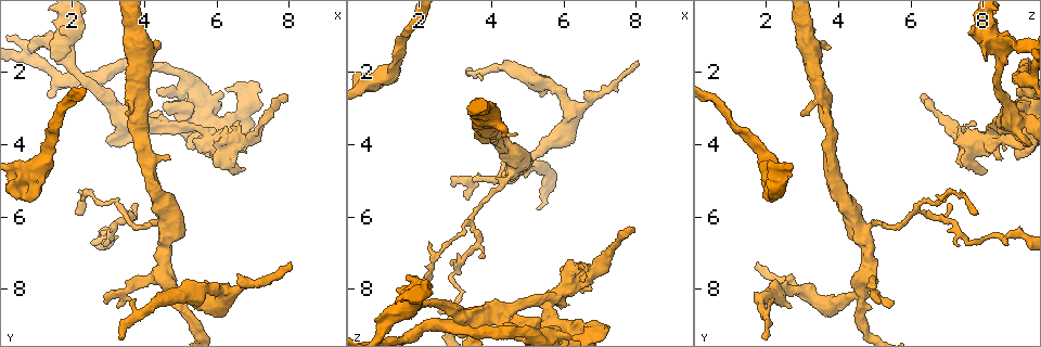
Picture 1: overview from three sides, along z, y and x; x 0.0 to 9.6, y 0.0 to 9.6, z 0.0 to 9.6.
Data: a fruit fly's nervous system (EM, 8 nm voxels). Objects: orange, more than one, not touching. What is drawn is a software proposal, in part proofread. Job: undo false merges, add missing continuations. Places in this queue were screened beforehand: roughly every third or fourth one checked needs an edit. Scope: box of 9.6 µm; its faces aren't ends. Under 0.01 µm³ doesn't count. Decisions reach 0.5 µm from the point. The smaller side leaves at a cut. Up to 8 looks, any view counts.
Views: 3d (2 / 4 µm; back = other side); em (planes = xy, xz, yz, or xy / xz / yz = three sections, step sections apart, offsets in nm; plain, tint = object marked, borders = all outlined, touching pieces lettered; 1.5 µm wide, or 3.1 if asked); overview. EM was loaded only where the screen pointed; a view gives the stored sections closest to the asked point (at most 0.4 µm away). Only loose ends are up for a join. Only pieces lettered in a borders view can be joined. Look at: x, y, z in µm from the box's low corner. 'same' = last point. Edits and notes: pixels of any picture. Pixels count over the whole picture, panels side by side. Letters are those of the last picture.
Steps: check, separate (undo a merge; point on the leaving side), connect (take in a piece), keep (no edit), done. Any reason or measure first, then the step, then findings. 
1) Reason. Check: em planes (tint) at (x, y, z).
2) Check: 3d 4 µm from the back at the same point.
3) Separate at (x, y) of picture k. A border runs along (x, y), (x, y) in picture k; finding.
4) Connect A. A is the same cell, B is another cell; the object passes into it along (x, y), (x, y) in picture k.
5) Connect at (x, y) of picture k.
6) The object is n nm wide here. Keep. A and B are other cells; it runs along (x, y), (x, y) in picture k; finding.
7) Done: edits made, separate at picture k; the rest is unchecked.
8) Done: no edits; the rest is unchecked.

Three arms meet. Check: 3d 4 µm at (4.60, 6.50, 4.75).

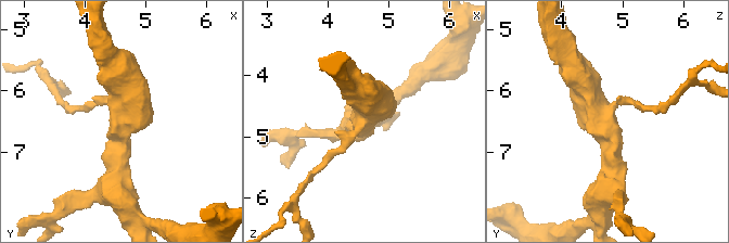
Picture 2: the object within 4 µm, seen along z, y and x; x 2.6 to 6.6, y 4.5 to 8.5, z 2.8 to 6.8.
Check: em 3.1 µm yz step 16 (tint) at (4.60, 6.45, 4.65).

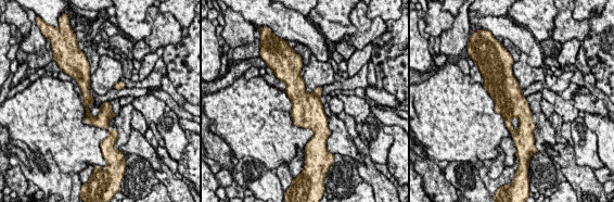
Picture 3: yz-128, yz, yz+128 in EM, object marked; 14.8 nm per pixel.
Another direction. Check: em 3.1 µm xy step 8 (borders) at the same point.

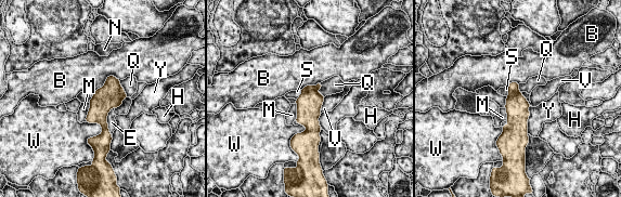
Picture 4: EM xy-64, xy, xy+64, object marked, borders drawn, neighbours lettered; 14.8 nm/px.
3 arms meet here. Keep. B, E, H, M, N, Q, S, V, W and Y are other cells; a border runs along (508, 88), (506, 95) in picture 4; one cell here.

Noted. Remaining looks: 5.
Thin end. Check: 3d 2 µm at (2.60, 6.80, 8.65).

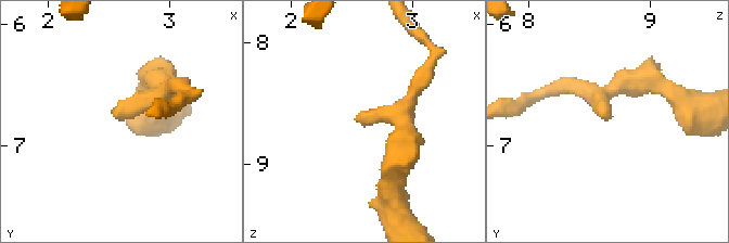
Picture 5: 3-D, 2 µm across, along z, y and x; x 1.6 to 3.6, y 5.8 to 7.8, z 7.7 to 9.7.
Check: em planes (borders) at (2.56, 6.76, 8.66).

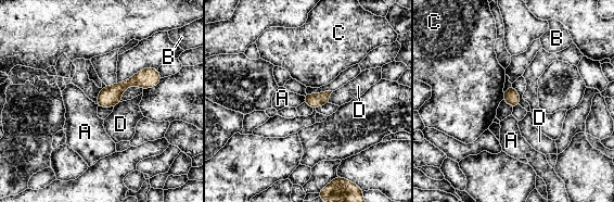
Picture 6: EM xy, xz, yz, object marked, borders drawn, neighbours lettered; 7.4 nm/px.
The object is 100 nm wide here. Keep. A, B, C and D are other cells; none of them fits.

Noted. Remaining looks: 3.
Four or more arms meet. Check: em planes (tint) at (3.40, 3.25, 8.75).

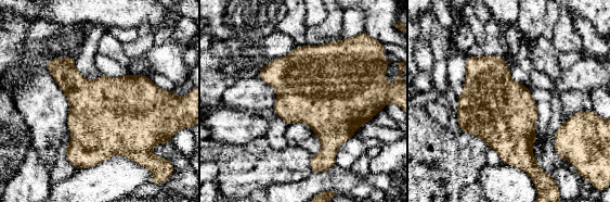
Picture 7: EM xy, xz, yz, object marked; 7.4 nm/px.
Check: em planes (borders) at the same point.

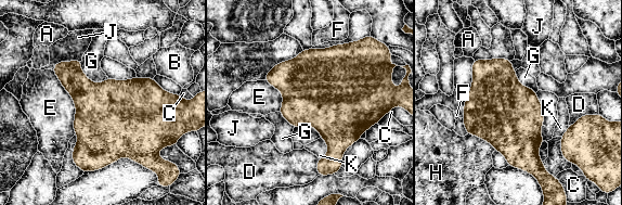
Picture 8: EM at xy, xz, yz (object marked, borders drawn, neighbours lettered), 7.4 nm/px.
Keep. A, B, C, D, E, F, G, H, J and K are other cells; a border runs along (467, 133), (484, 139), (495, 150) in picture 8; continuous, no second cell.

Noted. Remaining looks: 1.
Done: no edits; the rest is unchecked.

